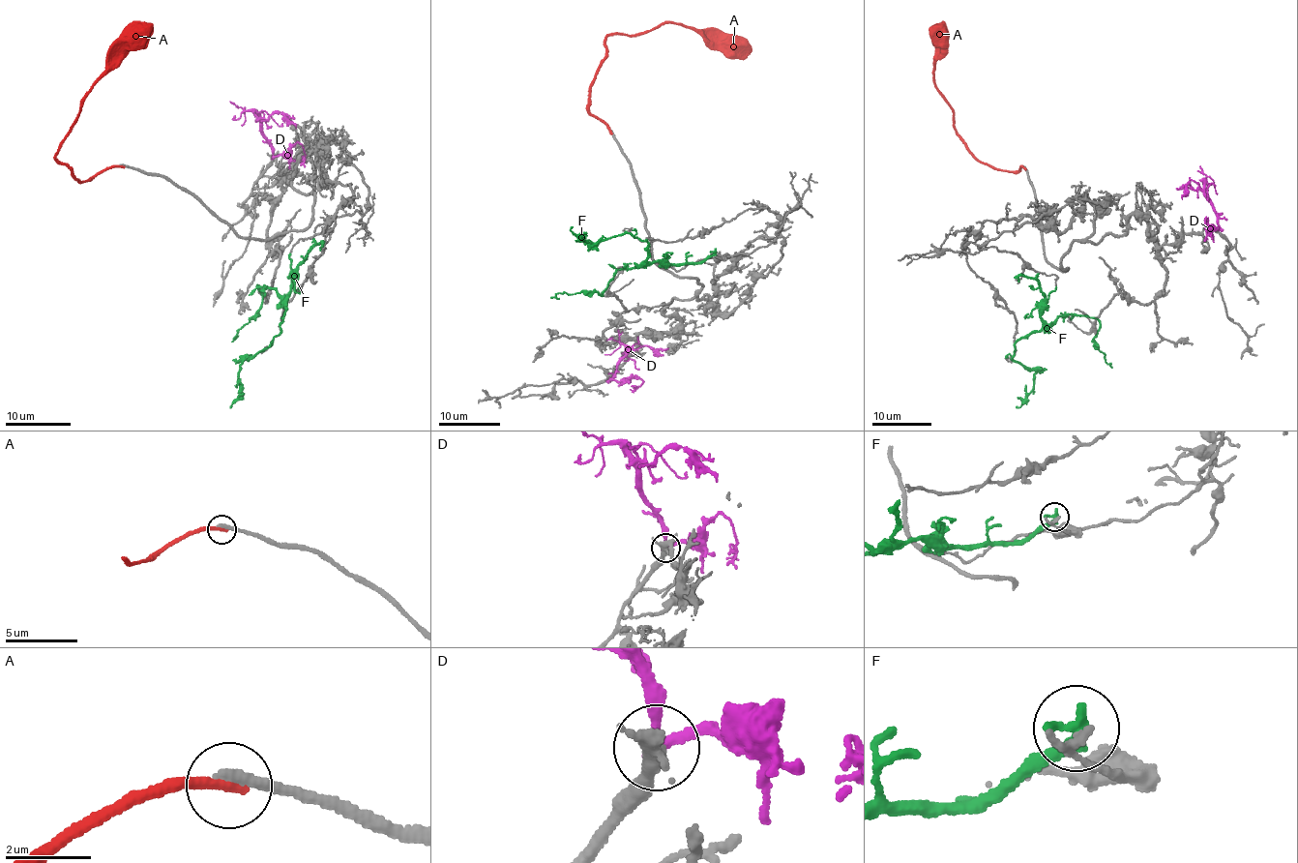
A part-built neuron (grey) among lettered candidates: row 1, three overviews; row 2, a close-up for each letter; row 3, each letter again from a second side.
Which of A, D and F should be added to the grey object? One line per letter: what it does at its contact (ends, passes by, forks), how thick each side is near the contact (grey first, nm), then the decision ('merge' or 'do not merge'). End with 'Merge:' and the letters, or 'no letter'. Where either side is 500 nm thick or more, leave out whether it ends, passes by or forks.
A: it ends there; 320 nm thick on the grey side, 300 nm on the other; do not merge
D: it passes by; 360 nm thick on the grey side, 280 nm on the other; do not merge
F: it ends there; 180 nm thick on the grey side, 400 nm on the other; do not merge
Merge: no letter

